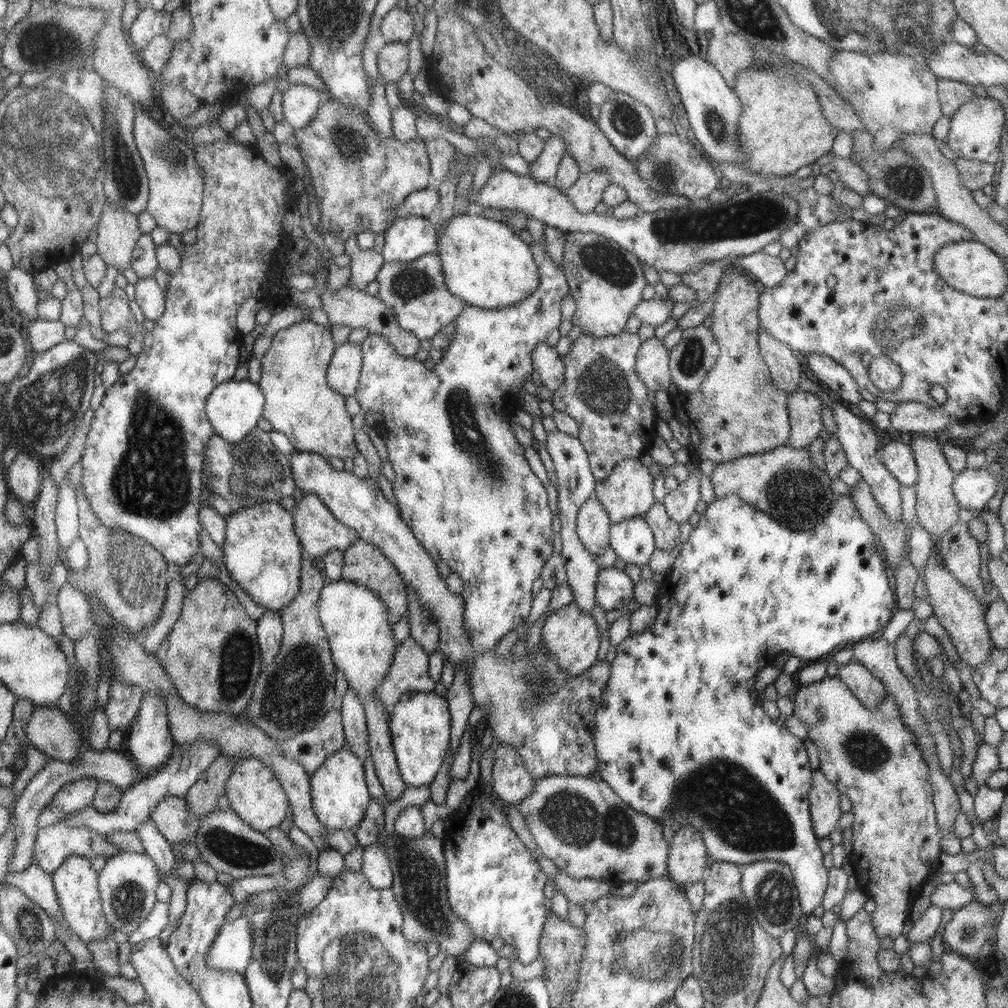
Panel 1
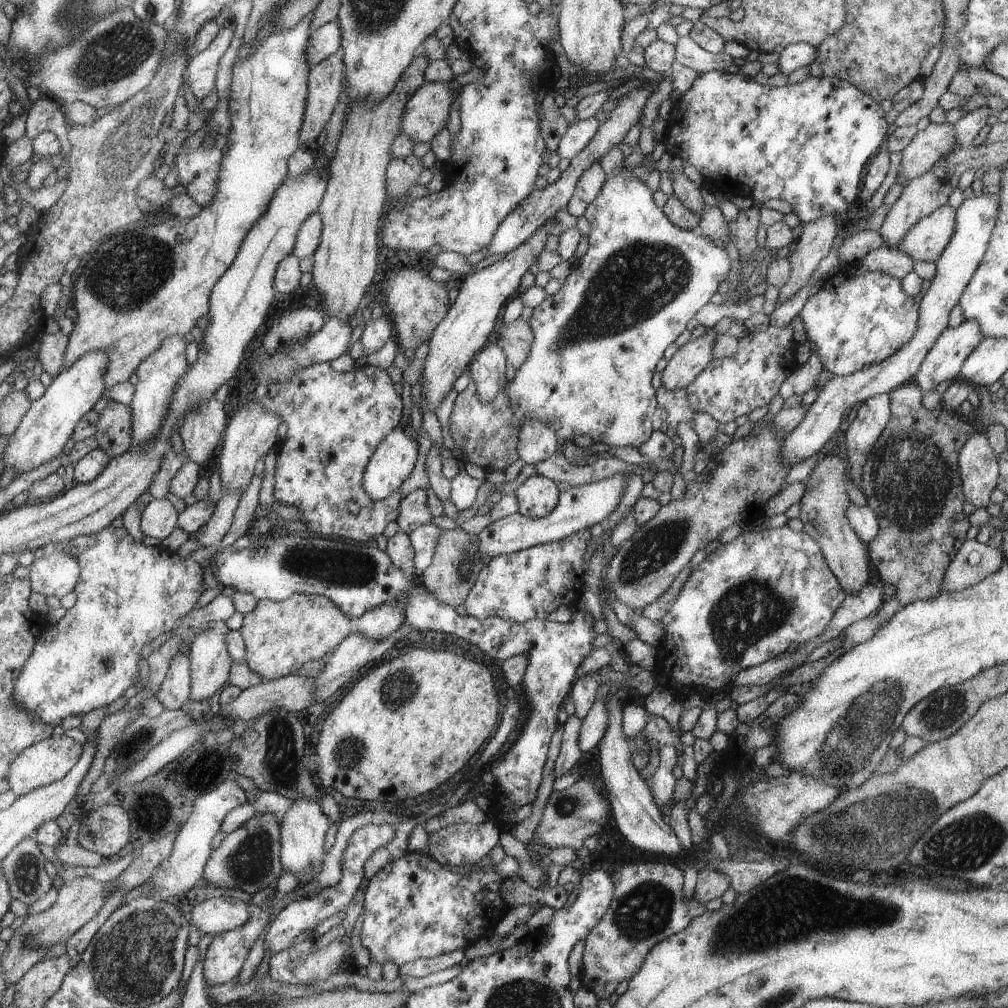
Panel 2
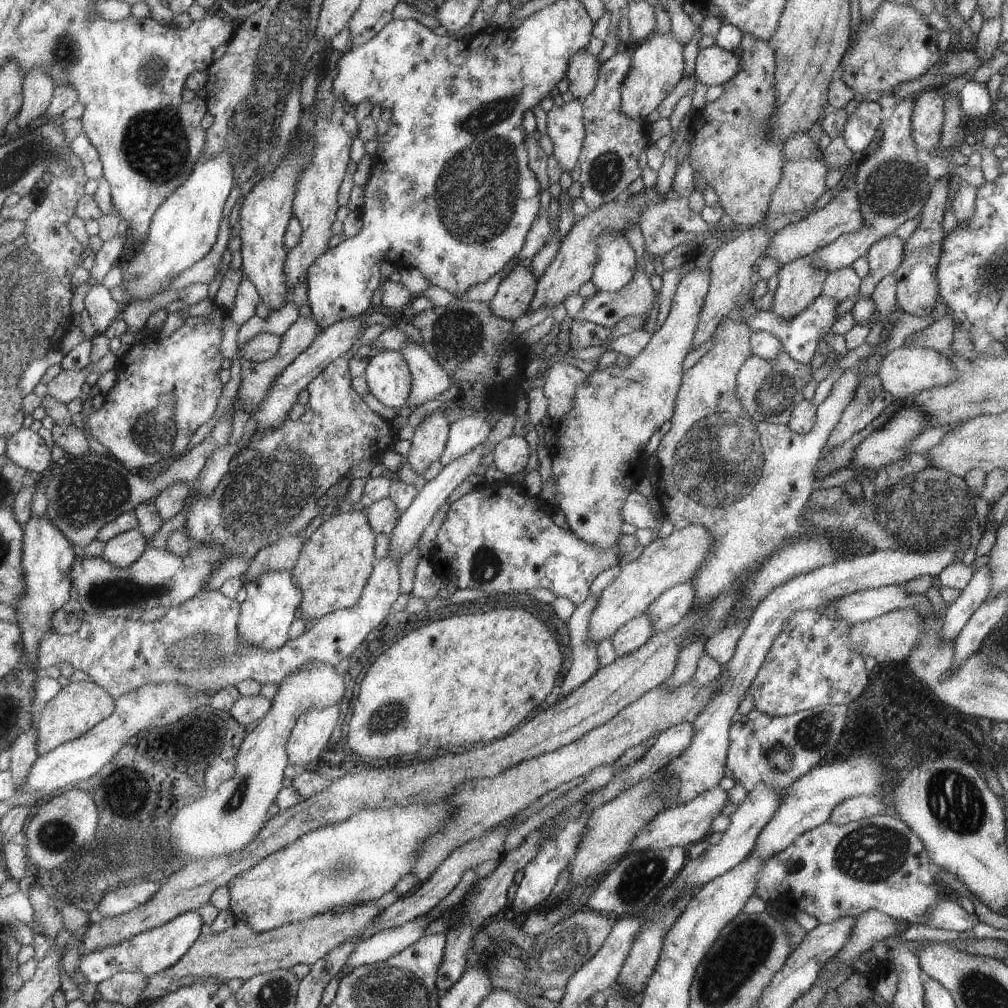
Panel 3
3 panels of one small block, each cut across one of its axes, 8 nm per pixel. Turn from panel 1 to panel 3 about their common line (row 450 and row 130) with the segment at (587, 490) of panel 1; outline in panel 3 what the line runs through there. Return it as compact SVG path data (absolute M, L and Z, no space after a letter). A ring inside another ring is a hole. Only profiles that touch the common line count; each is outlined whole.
M573 99L562 106L553 106L547 113L547 134L553 146L554 155L566 172L578 166L585 137L583 104Z

